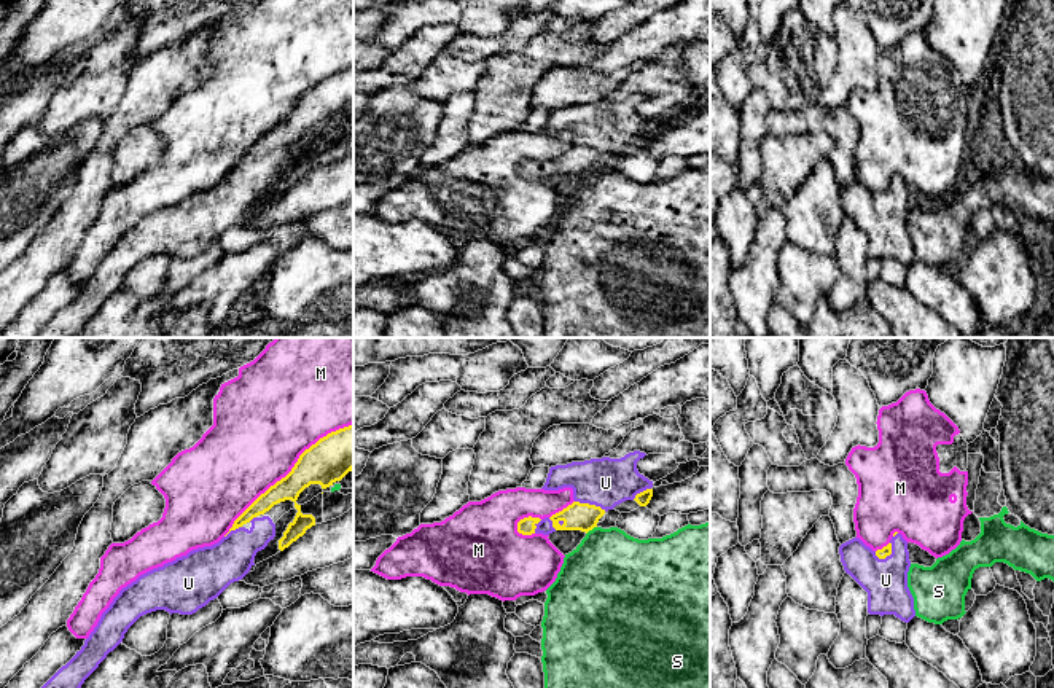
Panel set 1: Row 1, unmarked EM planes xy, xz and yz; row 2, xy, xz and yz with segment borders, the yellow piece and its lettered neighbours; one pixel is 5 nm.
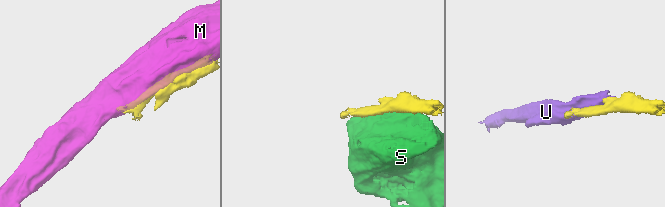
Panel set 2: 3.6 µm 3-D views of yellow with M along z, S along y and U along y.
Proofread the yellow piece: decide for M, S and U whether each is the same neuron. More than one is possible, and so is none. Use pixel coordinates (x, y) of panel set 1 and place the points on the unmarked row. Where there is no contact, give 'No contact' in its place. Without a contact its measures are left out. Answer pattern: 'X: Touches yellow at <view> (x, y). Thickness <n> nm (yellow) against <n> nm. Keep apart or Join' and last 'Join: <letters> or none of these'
M: Touches yellow at xy (290, 115). Thickness 220 nm (yellow) against 480 nm. Keep apart
S: Touches yellow at xz (591, 172). Thickness 140 nm (yellow) against 440 nm. Keep apart
U: Touches yellow at xz (591, 148). Thickness 140 nm (yellow) against 240 nm. Join
Join: U

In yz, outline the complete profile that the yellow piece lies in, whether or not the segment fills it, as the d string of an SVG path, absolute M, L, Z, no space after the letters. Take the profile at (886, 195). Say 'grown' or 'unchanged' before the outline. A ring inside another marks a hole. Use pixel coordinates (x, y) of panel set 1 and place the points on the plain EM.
grown; M895 175L890 186L877 194L855 180L839 190L839 197L845 217L868 236L869 258L895 258L904 266L915 260L908 231L908 185L901 177Z

